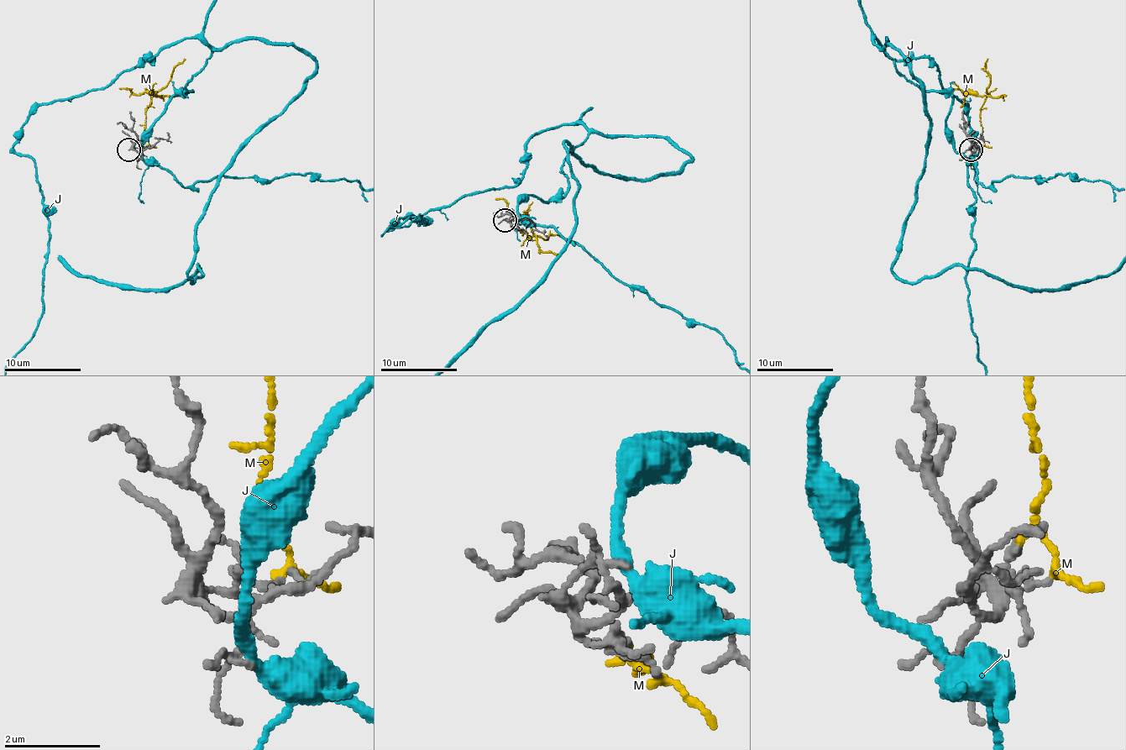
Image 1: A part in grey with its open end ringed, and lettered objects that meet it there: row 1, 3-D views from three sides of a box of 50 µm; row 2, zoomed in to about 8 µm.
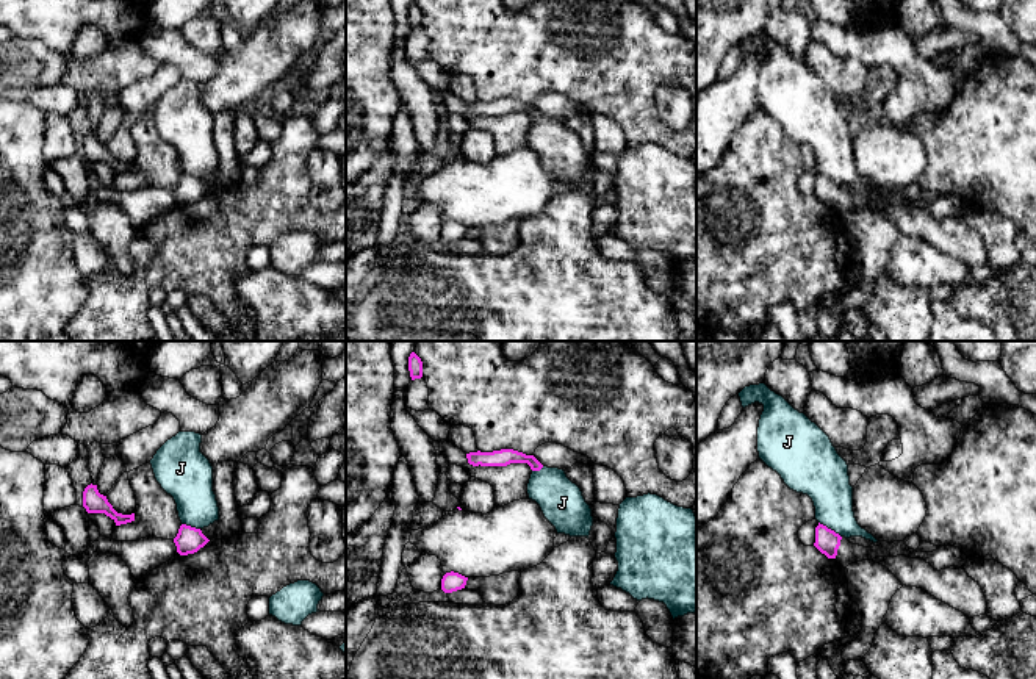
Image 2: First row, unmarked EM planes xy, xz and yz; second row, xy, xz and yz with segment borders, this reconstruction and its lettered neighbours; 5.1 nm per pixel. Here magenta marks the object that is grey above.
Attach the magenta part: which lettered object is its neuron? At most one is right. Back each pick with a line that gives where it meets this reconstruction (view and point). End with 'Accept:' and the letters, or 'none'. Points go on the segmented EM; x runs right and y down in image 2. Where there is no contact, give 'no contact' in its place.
Accept: none

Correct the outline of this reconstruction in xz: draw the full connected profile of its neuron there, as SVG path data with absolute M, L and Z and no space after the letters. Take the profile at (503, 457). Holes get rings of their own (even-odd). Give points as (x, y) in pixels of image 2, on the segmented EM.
M501 449L493 452L469 452L468 463L473 466L507 466L510 463L527 463L532 471L540 471L543 465L534 457L513 449Z

